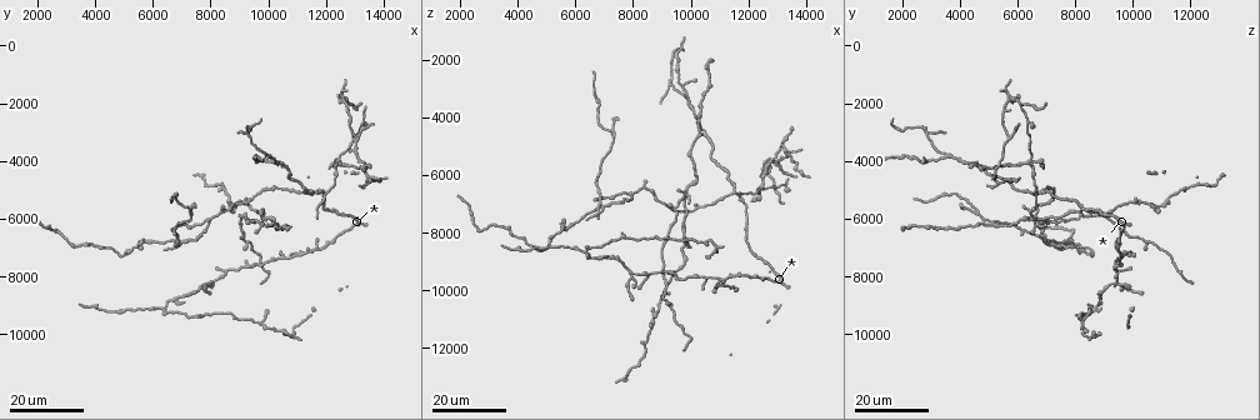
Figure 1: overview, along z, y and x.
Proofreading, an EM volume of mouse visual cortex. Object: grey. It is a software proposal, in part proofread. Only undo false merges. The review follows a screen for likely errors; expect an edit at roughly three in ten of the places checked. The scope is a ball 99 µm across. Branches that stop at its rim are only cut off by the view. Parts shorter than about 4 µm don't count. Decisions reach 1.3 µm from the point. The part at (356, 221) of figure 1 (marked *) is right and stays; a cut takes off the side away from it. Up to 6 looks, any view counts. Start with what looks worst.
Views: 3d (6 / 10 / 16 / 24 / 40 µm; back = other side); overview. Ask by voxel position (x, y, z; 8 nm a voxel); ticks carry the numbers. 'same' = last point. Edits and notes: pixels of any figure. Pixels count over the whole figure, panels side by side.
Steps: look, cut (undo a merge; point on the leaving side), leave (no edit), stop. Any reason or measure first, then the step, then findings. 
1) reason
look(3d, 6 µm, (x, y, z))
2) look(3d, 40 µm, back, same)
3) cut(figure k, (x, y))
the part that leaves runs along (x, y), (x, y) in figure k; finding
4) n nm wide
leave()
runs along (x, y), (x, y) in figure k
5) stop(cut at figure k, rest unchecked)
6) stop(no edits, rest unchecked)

look(3d, 16 µm, (9200, 3000, 2900))

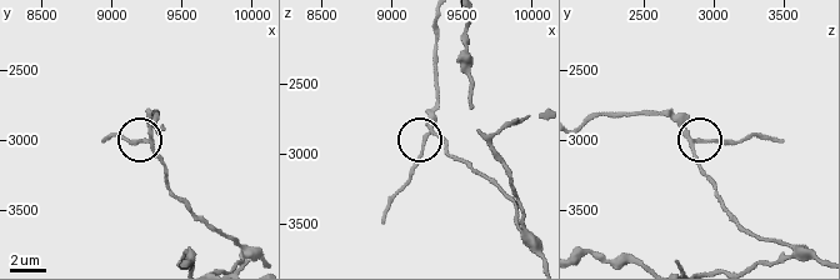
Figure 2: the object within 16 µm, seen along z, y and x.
zoom in
look(3d, 10 µm, (9260, 3000, 2880))

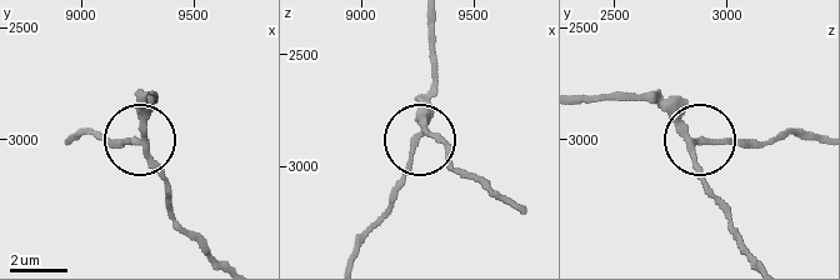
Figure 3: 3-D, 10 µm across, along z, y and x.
look(3d, 6 µm, (9250, 2990, 2890))

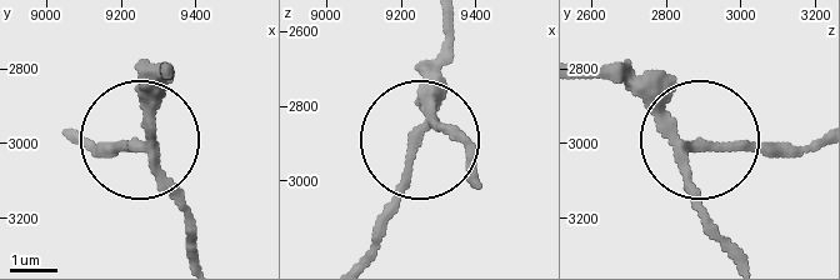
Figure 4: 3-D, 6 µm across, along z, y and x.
side arm 6 µm
leave()
runs along (479, 185), (451, 134), (423, 141), (375, 258) in figure 4; all the same neuron

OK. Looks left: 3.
three arms meet
look(3d, 24 µm, (9700, 9600, 8300))

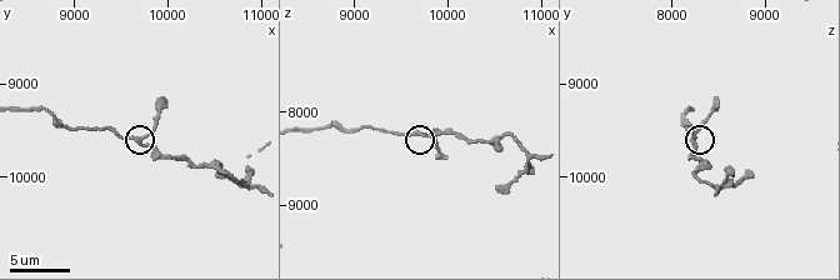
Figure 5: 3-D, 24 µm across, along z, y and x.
look(3d, 6 µm, (9700, 9600, 8200))

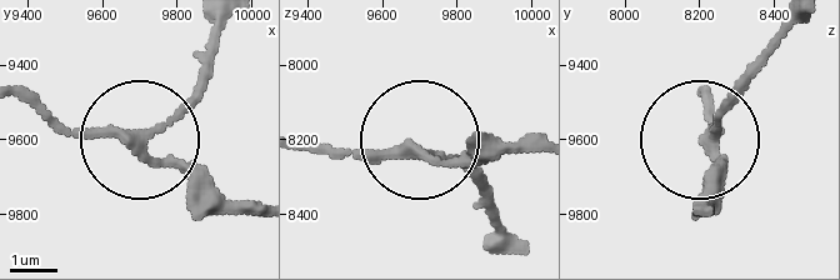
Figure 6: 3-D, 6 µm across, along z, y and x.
3 arms
leave()
runs along (23, 91), (83, 126), (143, 131), (210, 71) in figure 6; all the same neuron

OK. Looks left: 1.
stop(no edits, rest unchecked)

